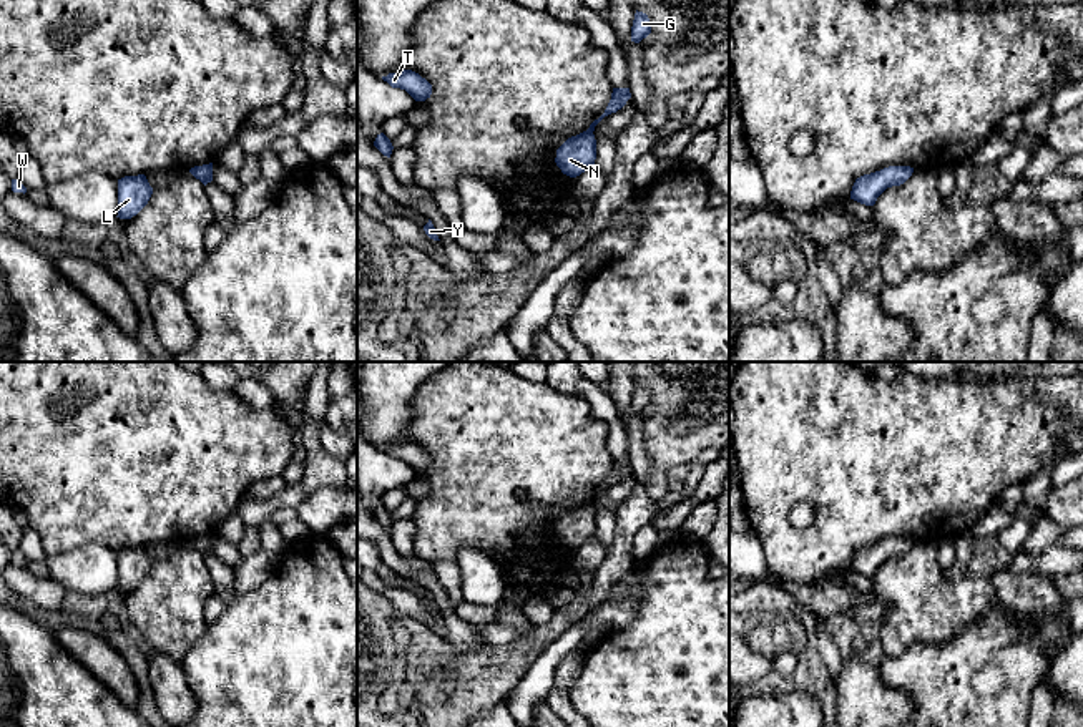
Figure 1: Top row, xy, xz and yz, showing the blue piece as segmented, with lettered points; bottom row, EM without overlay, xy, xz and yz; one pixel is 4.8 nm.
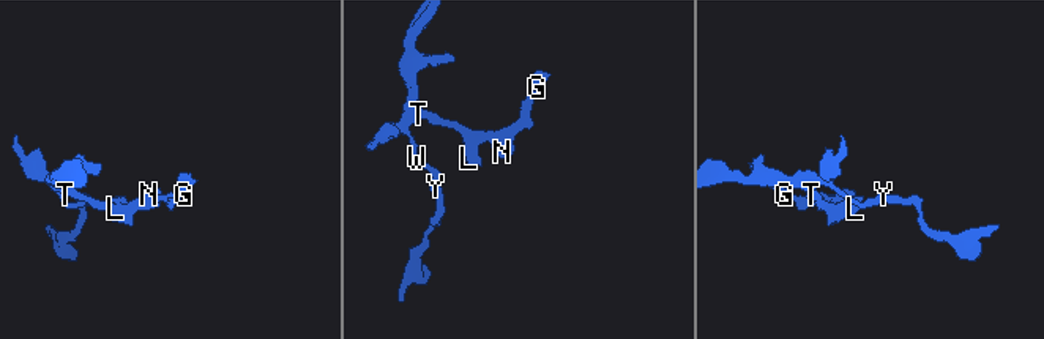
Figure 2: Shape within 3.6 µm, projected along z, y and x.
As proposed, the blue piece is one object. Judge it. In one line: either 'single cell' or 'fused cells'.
single cell

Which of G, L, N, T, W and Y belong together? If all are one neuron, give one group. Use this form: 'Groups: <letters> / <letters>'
Groups: G L N T W Y

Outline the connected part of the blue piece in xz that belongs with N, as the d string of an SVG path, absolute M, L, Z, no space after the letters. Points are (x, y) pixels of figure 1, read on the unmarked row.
M613 460L611 471L605 485L595 491L590 500L576 508L568 510L558 521L555 534L563 546L576 549L581 544L595 538L596 531L596 511L595 498L608 486L621 481L631 470L630 460Z

